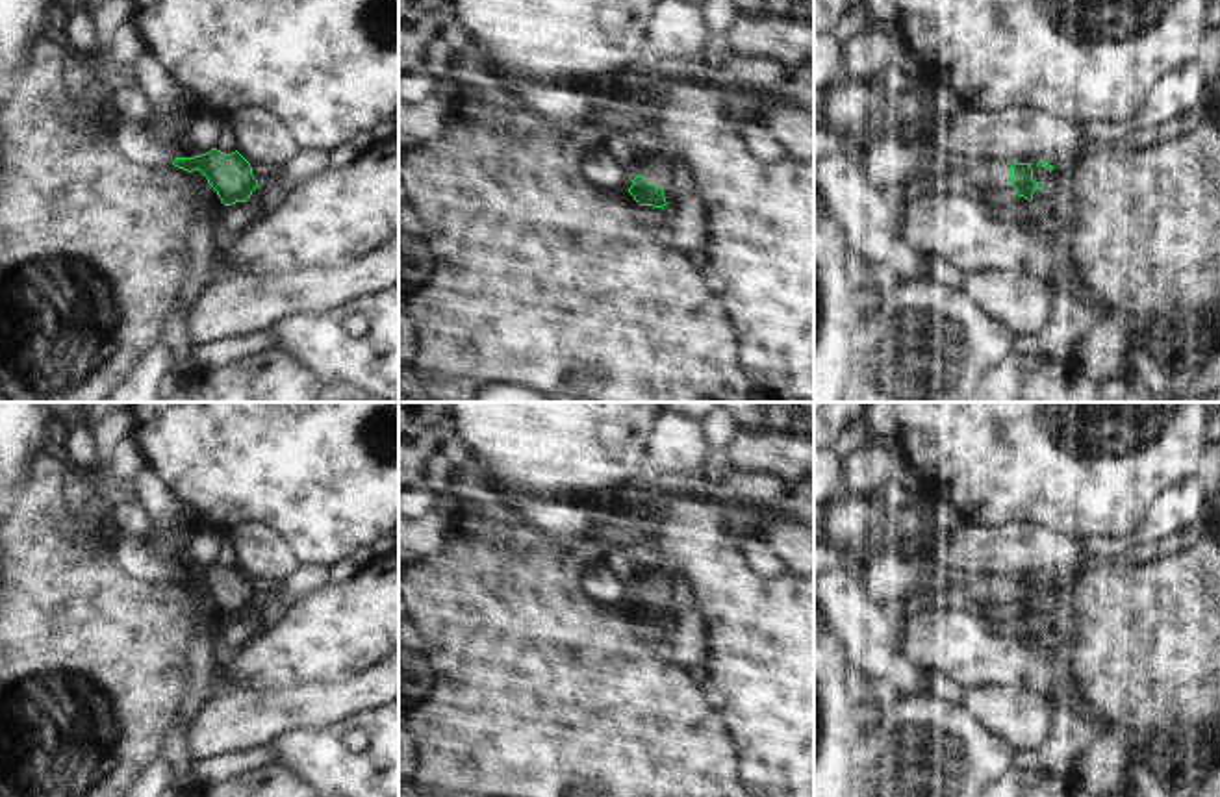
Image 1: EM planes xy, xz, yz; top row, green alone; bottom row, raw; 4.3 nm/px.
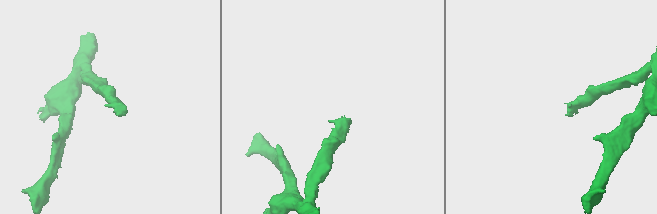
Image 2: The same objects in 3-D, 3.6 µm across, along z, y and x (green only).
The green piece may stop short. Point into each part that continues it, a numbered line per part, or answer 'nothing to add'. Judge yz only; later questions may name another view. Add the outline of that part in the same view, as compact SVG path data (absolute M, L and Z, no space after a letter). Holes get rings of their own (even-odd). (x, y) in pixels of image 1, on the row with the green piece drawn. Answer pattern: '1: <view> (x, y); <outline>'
nothing to add

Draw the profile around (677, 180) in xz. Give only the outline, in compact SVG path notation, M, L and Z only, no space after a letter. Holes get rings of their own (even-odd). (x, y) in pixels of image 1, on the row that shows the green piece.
M680 159L666 163L664 182L658 187L664 191L666 202L671 202L680 195L695 195L695 183Z

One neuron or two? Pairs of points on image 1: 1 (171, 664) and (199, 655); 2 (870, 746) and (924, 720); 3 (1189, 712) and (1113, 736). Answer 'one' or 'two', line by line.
1: two
2: one
3: two

